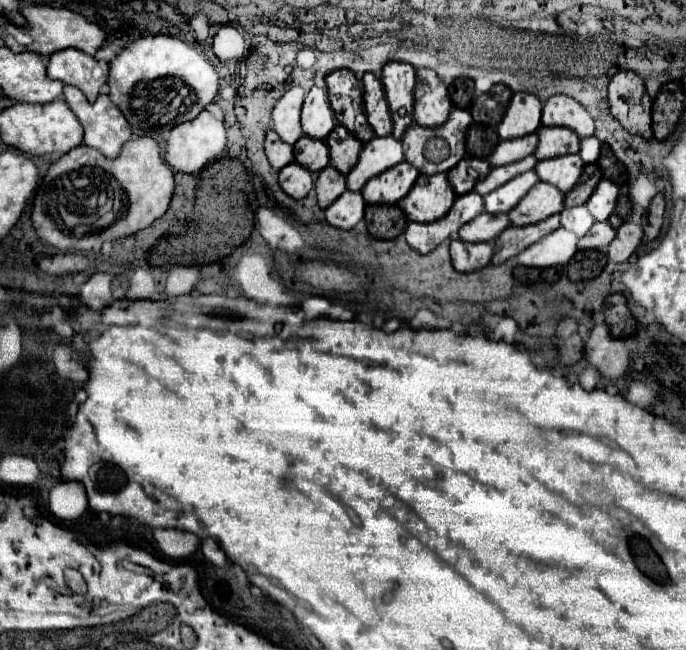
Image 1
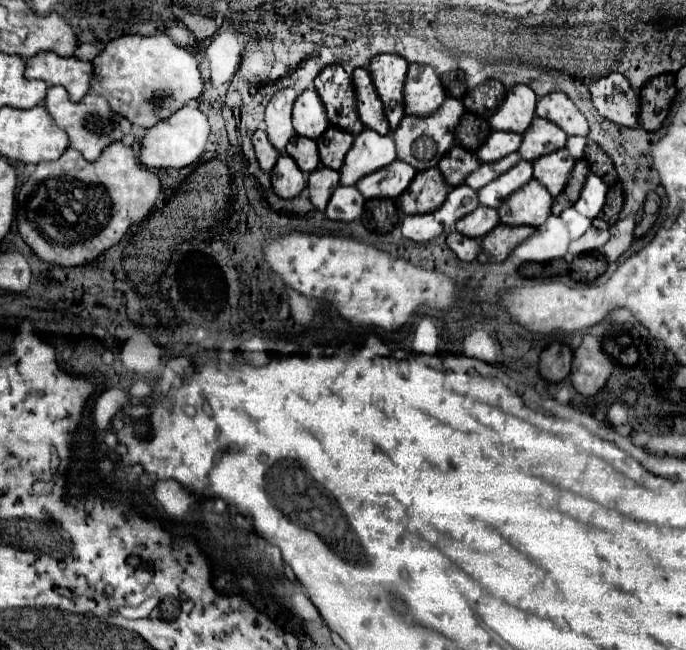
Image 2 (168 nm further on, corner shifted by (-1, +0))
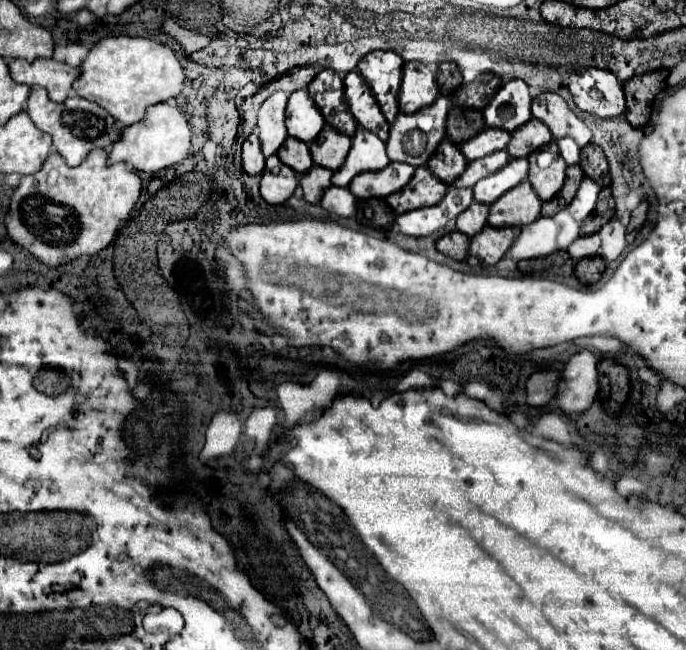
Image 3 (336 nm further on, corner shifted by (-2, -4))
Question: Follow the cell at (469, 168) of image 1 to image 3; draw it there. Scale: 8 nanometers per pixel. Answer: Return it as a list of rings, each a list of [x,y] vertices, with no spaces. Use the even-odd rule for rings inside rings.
[[[444,139],[444,143],[434,153],[434,159],[430,161],[430,165],[432,165],[432,173],[440,181],[444,181],[446,185],[452,185],[454,179],[458,179],[462,175],[462,171],[466,171],[468,159],[462,155],[458,145]]]

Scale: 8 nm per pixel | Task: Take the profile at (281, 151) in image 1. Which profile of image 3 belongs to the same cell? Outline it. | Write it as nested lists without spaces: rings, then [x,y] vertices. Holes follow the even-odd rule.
[[[254,133],[242,145],[242,165],[248,175],[260,175],[266,167],[266,157],[262,155],[260,139]]]

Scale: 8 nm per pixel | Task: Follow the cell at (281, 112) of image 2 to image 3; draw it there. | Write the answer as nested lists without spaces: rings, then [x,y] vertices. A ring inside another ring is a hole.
[[[266,99],[258,113],[258,135],[264,157],[278,153],[278,147],[288,139],[286,131],[286,103],[288,99]]]

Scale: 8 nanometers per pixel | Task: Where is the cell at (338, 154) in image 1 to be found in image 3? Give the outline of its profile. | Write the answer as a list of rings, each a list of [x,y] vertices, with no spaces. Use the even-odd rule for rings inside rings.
[[[328,125],[322,129],[322,133],[310,145],[314,163],[320,167],[326,167],[330,171],[338,171],[338,167],[346,161],[348,151],[350,151],[350,137]]]

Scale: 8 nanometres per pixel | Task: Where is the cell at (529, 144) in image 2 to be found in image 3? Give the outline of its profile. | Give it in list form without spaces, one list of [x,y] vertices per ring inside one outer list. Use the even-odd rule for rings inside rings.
[[[530,119],[530,123],[522,125],[522,129],[512,133],[508,153],[512,157],[528,157],[530,153],[542,149],[544,145],[548,145],[552,141],[554,141],[554,137],[550,135],[548,127],[542,121]]]

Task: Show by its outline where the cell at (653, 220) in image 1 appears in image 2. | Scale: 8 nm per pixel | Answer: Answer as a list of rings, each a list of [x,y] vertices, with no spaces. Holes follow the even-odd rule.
[[[639,211],[639,213],[637,213],[637,227],[635,227],[635,237],[641,237],[641,235],[645,235],[645,233],[651,229],[651,225],[655,223],[655,219],[657,219],[657,215],[647,215],[647,213]]]

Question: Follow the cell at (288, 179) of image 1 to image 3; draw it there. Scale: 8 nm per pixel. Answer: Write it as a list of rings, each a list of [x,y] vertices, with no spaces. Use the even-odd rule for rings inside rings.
[[[272,155],[266,159],[266,169],[262,173],[262,181],[260,181],[260,193],[264,197],[266,203],[270,205],[280,205],[284,201],[288,201],[294,193],[294,189],[298,187],[298,175],[286,167],[278,155]]]

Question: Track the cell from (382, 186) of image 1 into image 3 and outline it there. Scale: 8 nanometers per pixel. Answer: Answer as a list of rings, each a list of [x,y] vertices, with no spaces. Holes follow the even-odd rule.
[[[390,163],[388,167],[380,171],[370,171],[370,173],[360,173],[352,179],[348,189],[358,197],[358,199],[370,199],[370,197],[388,197],[412,179],[414,167],[404,165],[404,163]]]

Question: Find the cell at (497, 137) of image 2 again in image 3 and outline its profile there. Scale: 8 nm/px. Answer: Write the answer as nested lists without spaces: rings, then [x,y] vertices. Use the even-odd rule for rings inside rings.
[[[486,127],[486,131],[482,131],[480,135],[476,135],[474,139],[462,143],[462,153],[466,155],[468,161],[474,161],[474,159],[480,159],[480,157],[486,157],[490,153],[496,153],[496,151],[502,151],[508,147],[510,143],[510,133],[502,131],[502,129],[490,129]]]

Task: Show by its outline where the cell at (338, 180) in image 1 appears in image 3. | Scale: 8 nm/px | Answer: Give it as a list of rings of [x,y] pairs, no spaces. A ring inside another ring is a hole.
[[[314,165],[306,175],[302,175],[300,185],[304,189],[304,199],[308,203],[312,203],[312,205],[320,203],[324,191],[328,187],[332,187],[332,175],[334,175],[332,171],[326,171],[326,169],[318,167],[318,165]]]

